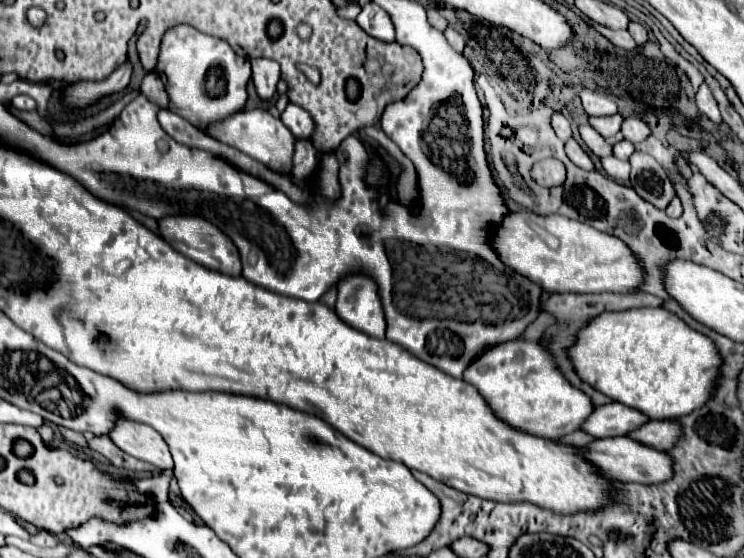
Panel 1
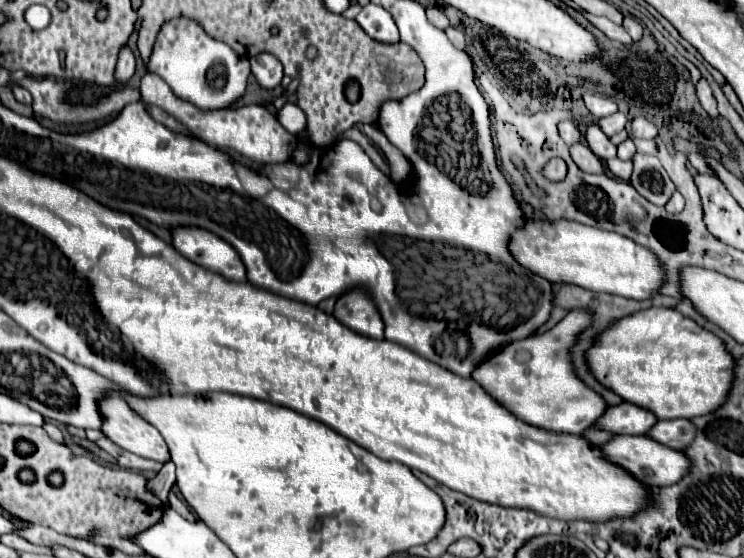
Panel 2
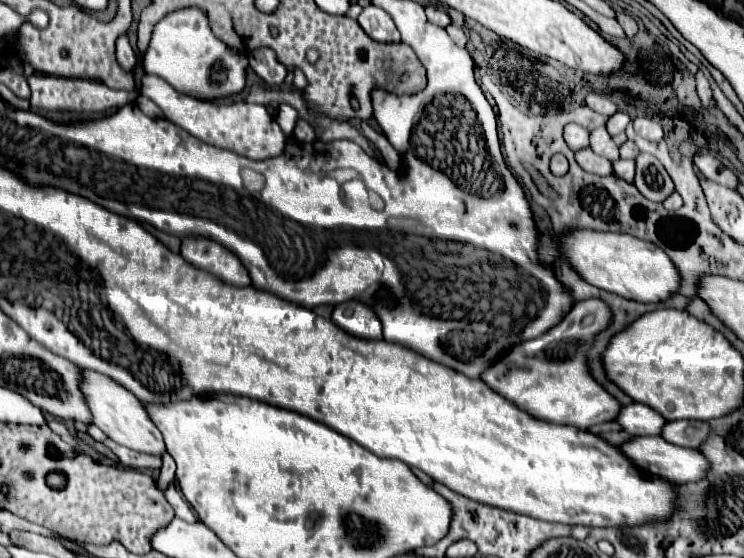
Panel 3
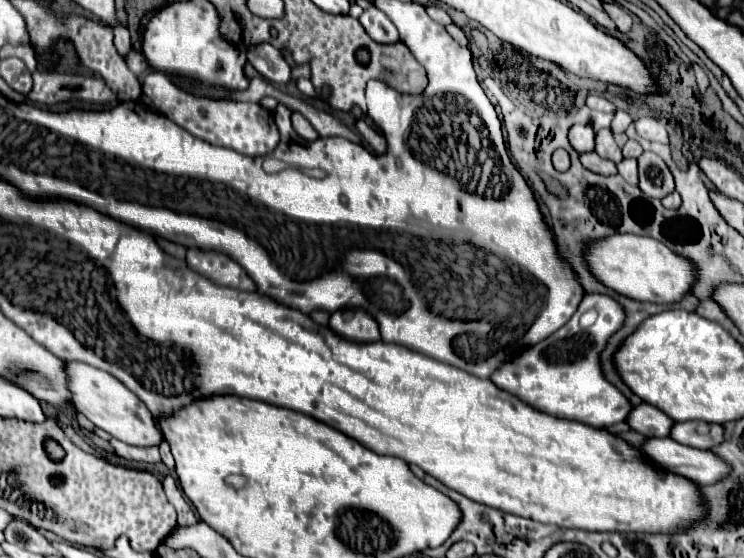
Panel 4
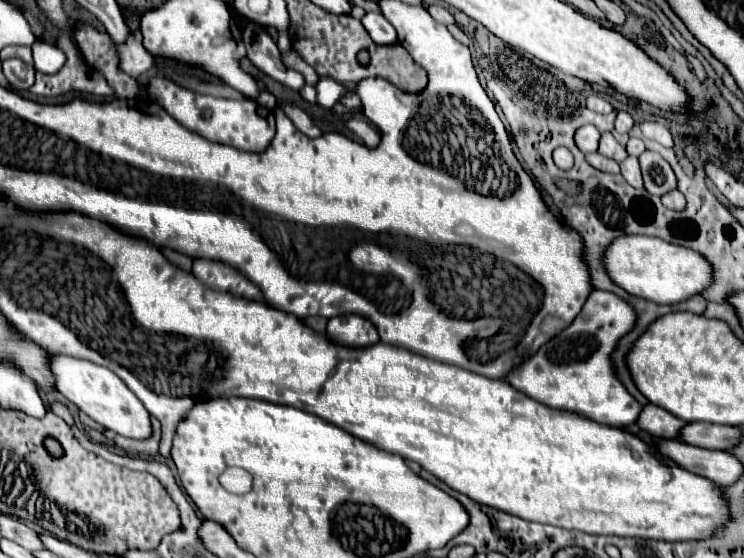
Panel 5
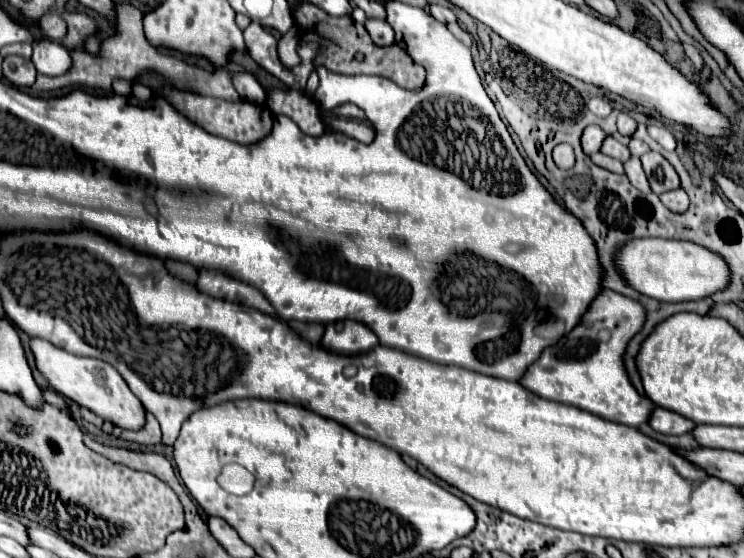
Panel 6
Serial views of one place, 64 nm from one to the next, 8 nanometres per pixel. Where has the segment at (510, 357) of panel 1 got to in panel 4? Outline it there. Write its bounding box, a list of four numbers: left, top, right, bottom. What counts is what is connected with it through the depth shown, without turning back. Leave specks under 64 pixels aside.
[492,294,632,428]

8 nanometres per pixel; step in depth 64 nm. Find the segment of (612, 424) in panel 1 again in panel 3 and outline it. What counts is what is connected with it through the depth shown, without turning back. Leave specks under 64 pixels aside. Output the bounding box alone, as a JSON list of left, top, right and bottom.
[616,404,666,436]

